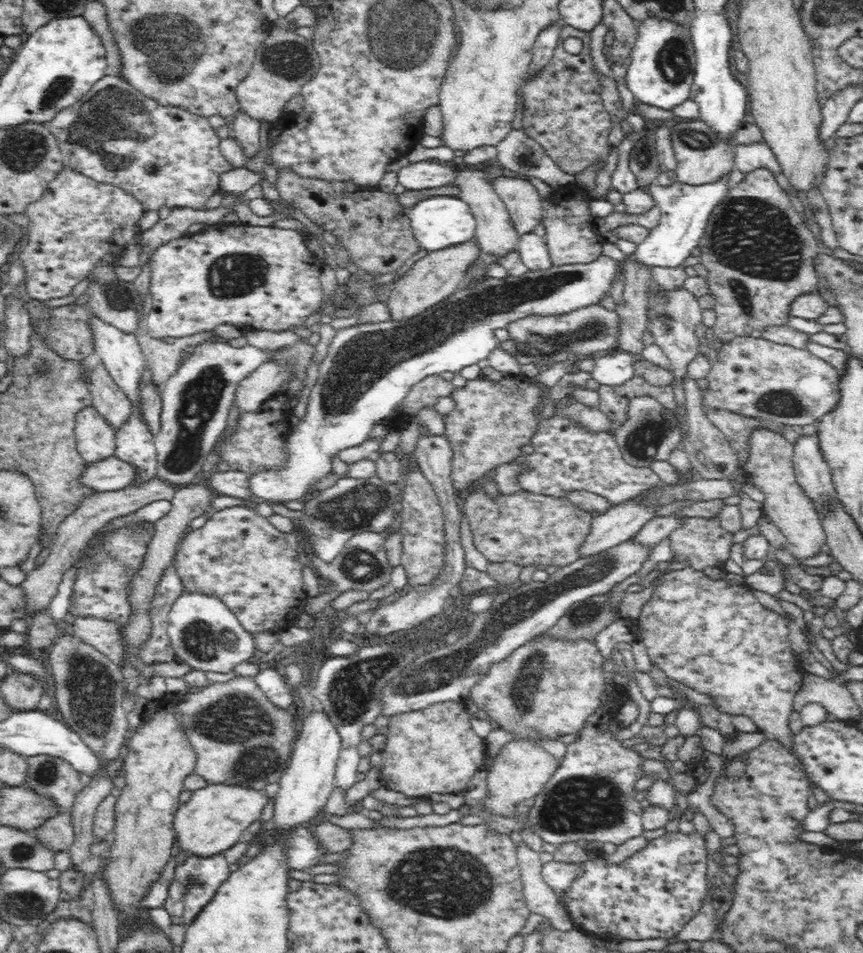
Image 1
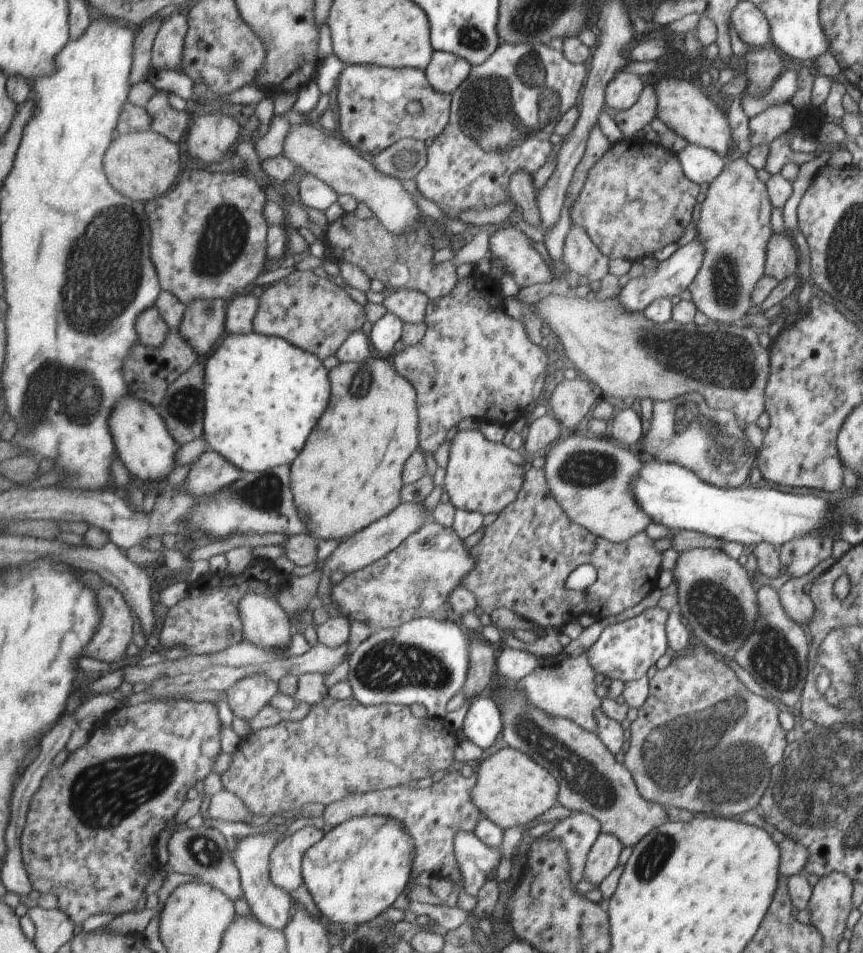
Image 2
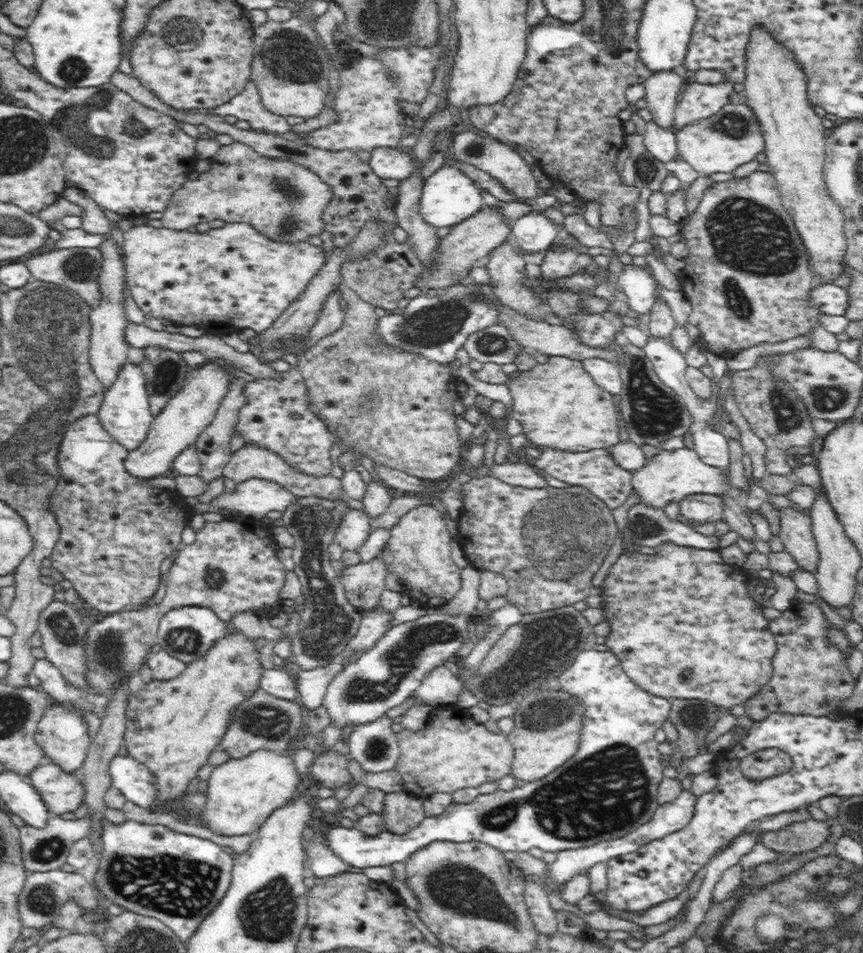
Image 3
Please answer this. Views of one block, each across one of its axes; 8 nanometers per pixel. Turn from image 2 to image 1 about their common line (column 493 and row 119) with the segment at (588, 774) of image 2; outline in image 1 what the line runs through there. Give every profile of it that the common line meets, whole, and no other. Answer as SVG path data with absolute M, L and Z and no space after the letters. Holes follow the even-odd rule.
M702 119L677 120L677 123L672 126L671 139L677 160L675 170L678 182L684 182L690 186L718 183L735 170L735 142L733 139L722 141L718 133L714 132L710 125L706 125Z

